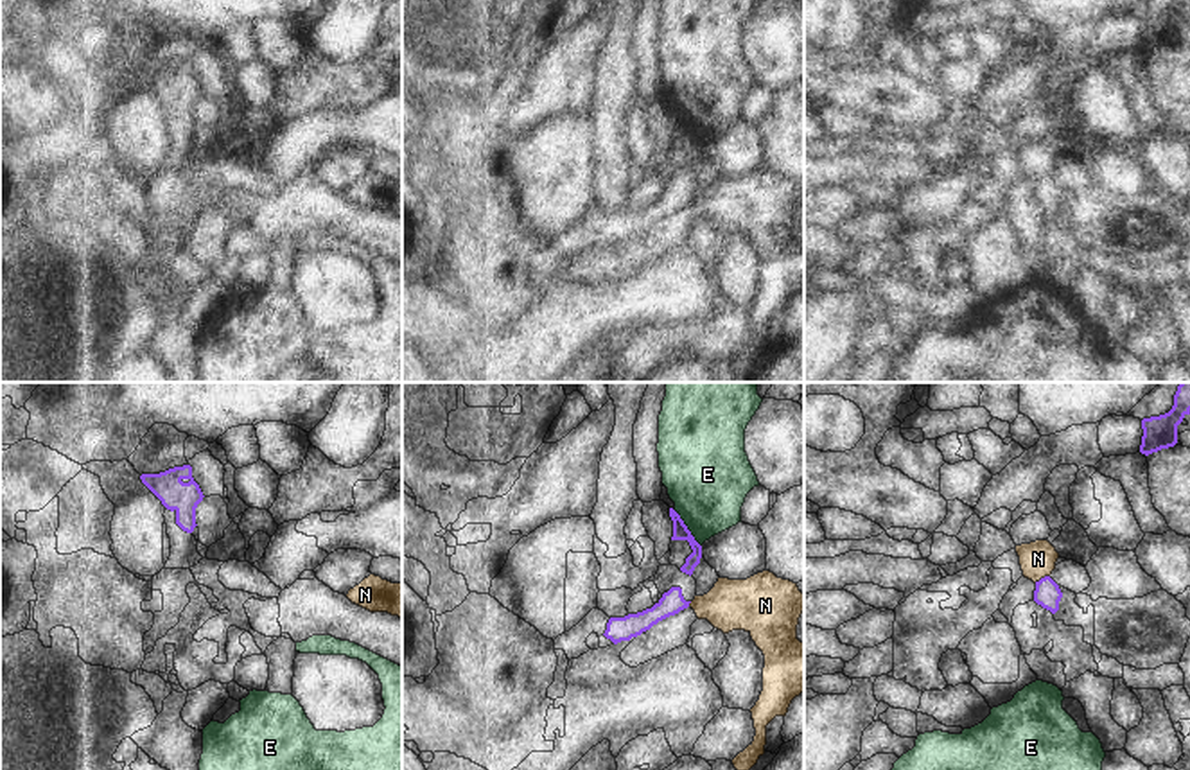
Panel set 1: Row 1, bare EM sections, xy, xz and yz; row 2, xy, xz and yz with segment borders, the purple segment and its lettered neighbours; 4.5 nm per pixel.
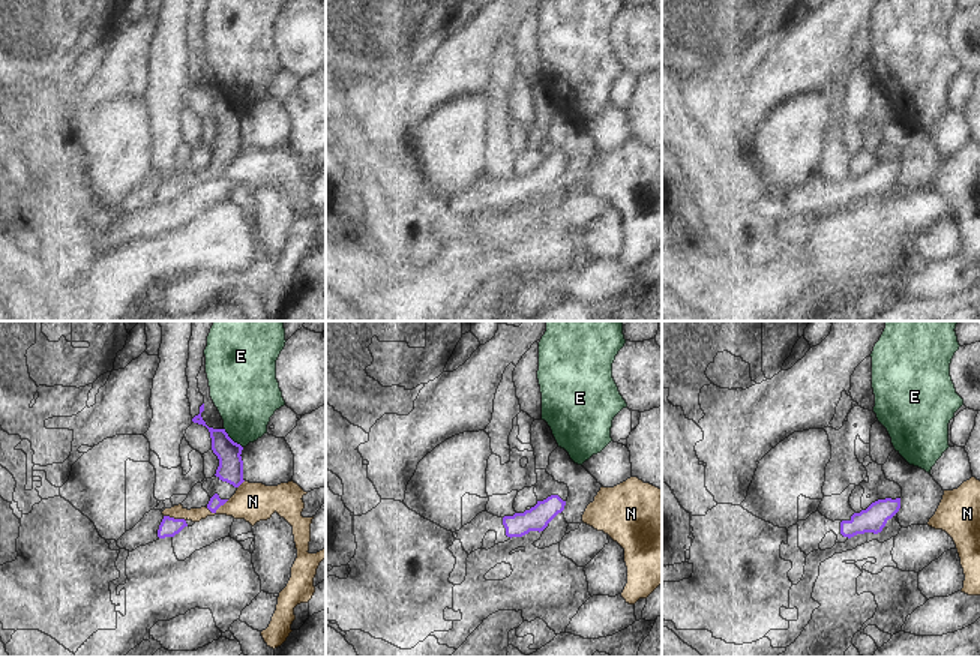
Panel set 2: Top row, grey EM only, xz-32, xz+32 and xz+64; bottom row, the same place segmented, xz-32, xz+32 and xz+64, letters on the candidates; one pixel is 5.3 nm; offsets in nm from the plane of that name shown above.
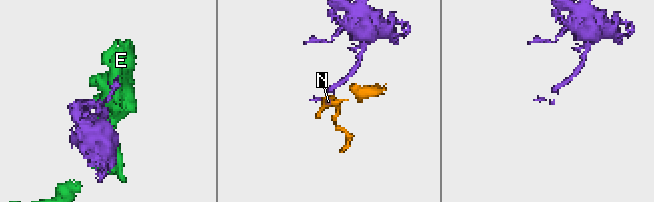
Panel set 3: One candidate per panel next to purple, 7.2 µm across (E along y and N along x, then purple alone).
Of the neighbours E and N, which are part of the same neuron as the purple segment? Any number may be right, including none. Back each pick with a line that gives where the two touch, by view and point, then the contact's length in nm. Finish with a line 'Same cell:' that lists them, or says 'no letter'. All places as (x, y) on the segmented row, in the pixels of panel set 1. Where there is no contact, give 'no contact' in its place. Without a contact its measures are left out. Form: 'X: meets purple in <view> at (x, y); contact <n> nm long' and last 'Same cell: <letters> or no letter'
Same cell: no letter

